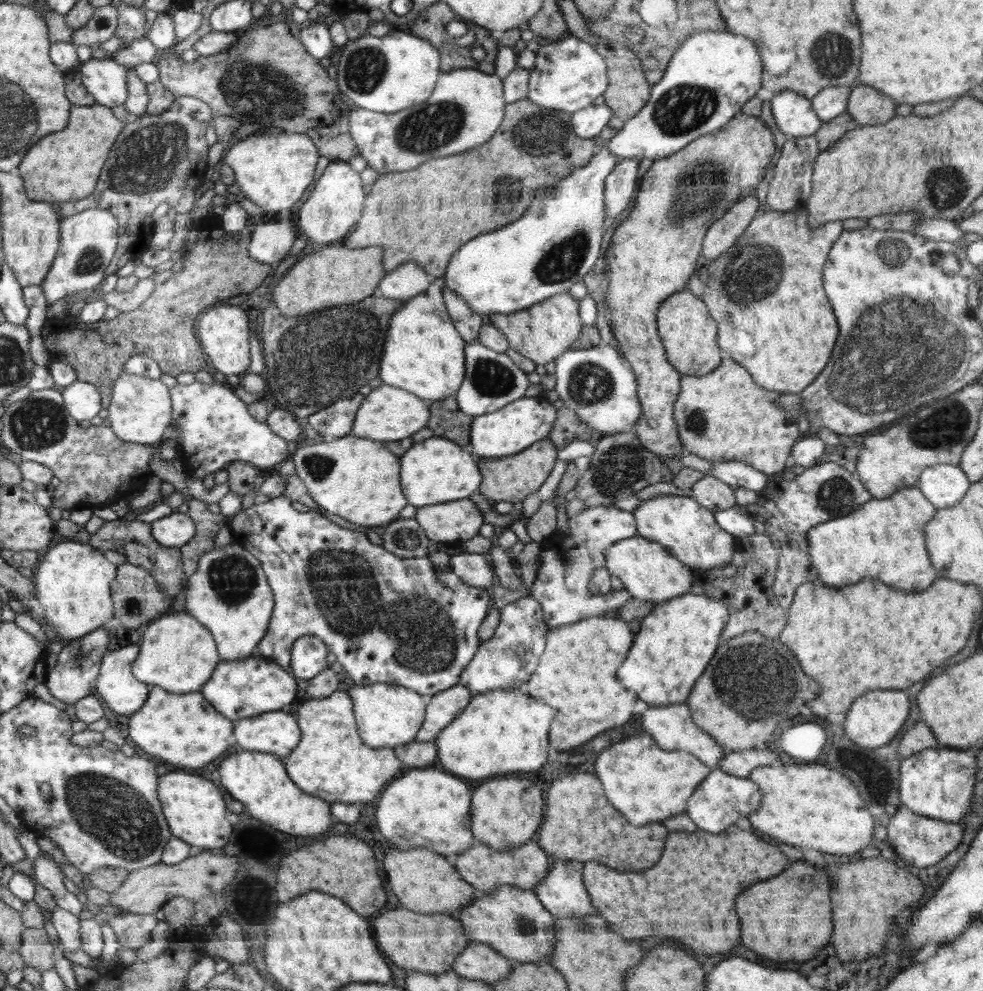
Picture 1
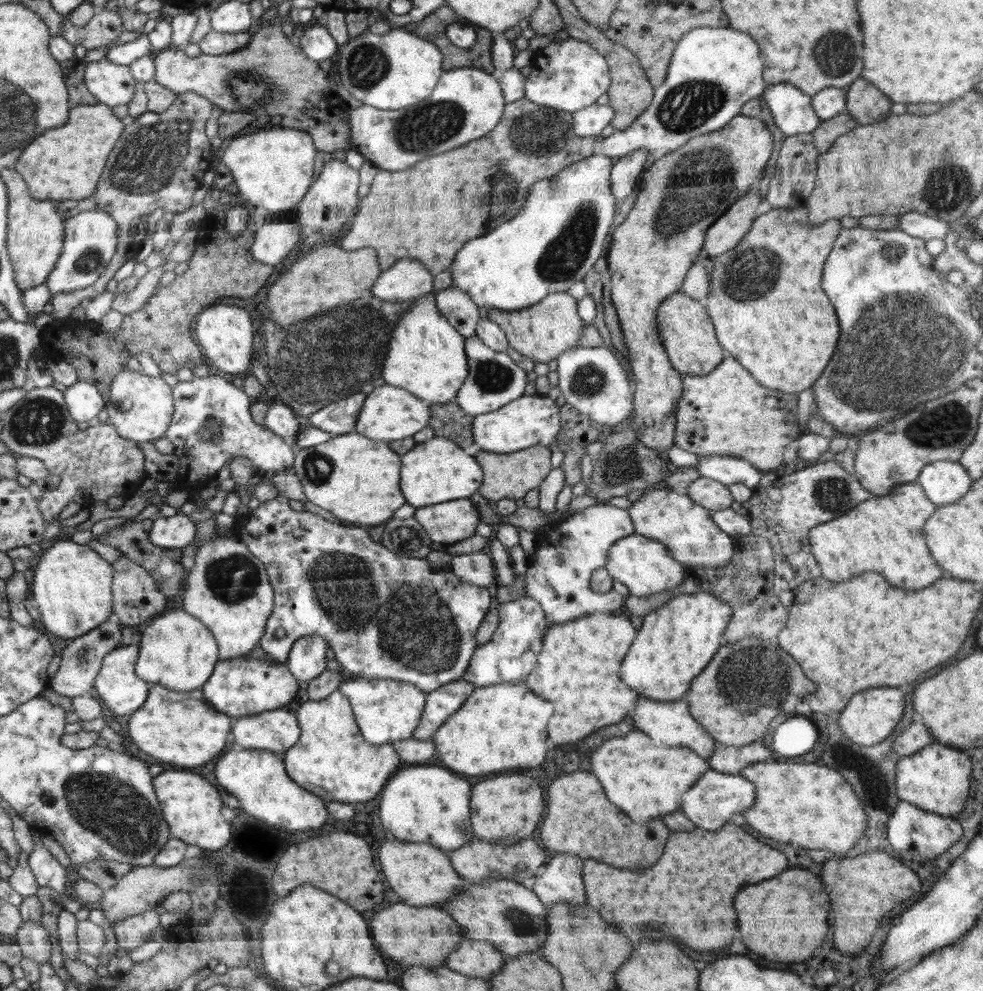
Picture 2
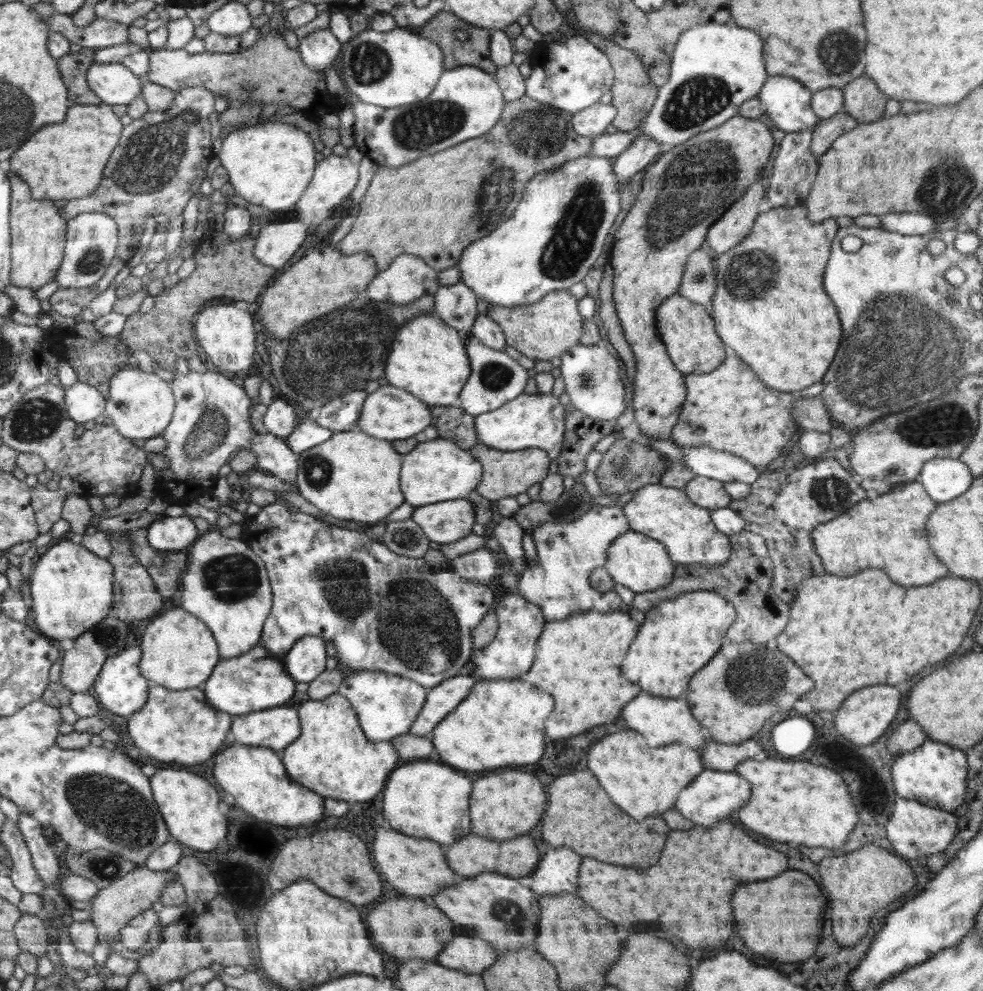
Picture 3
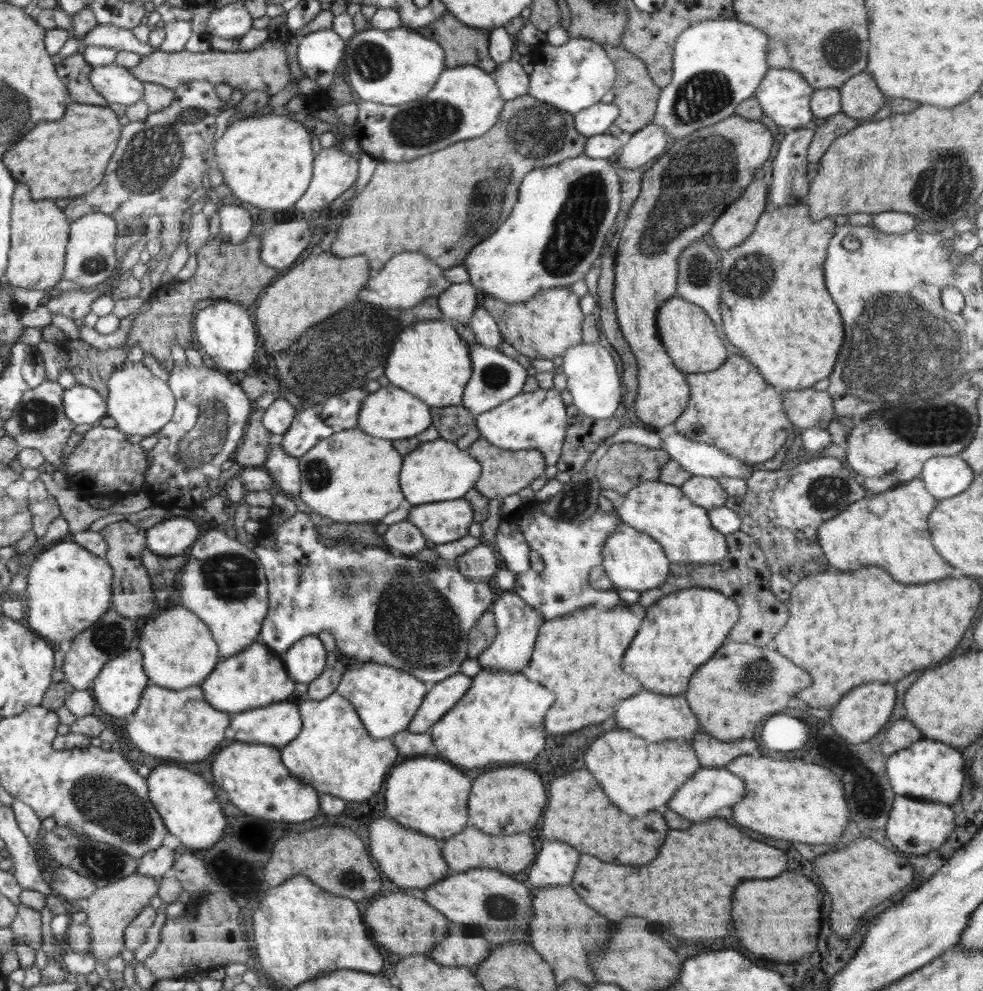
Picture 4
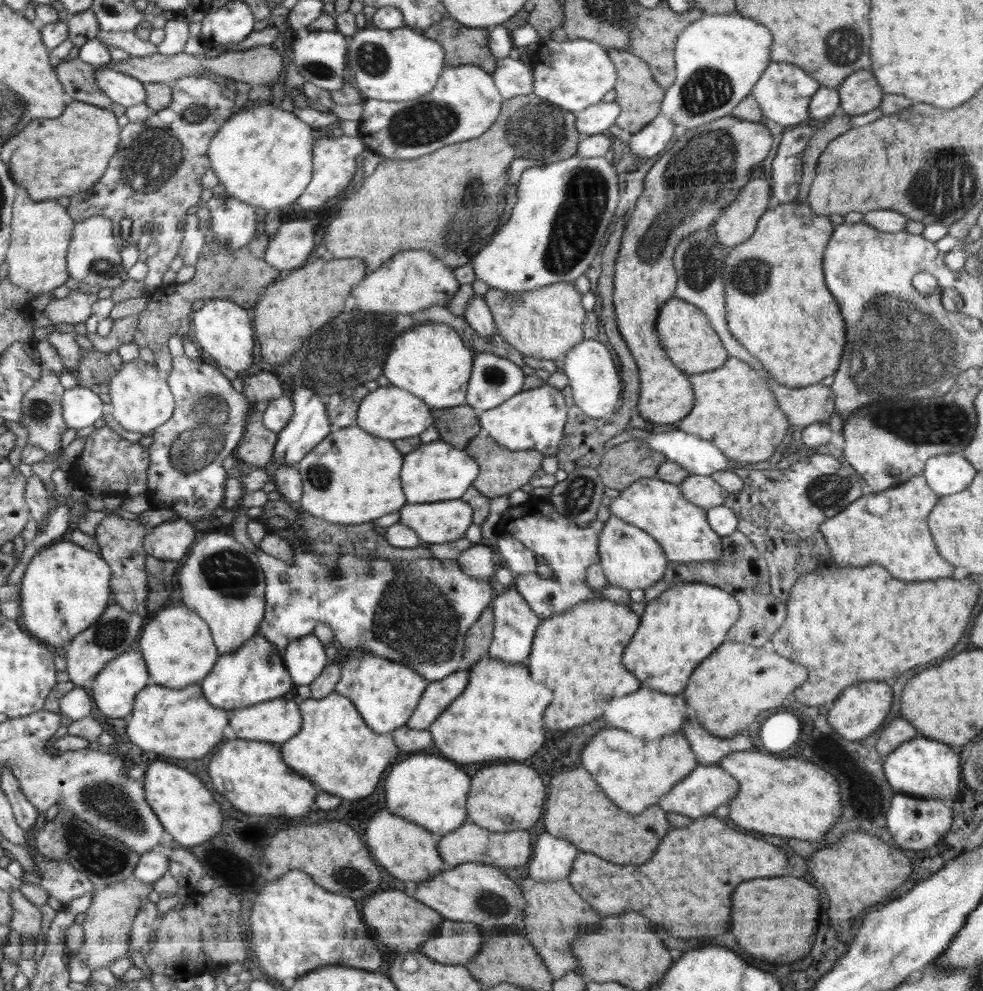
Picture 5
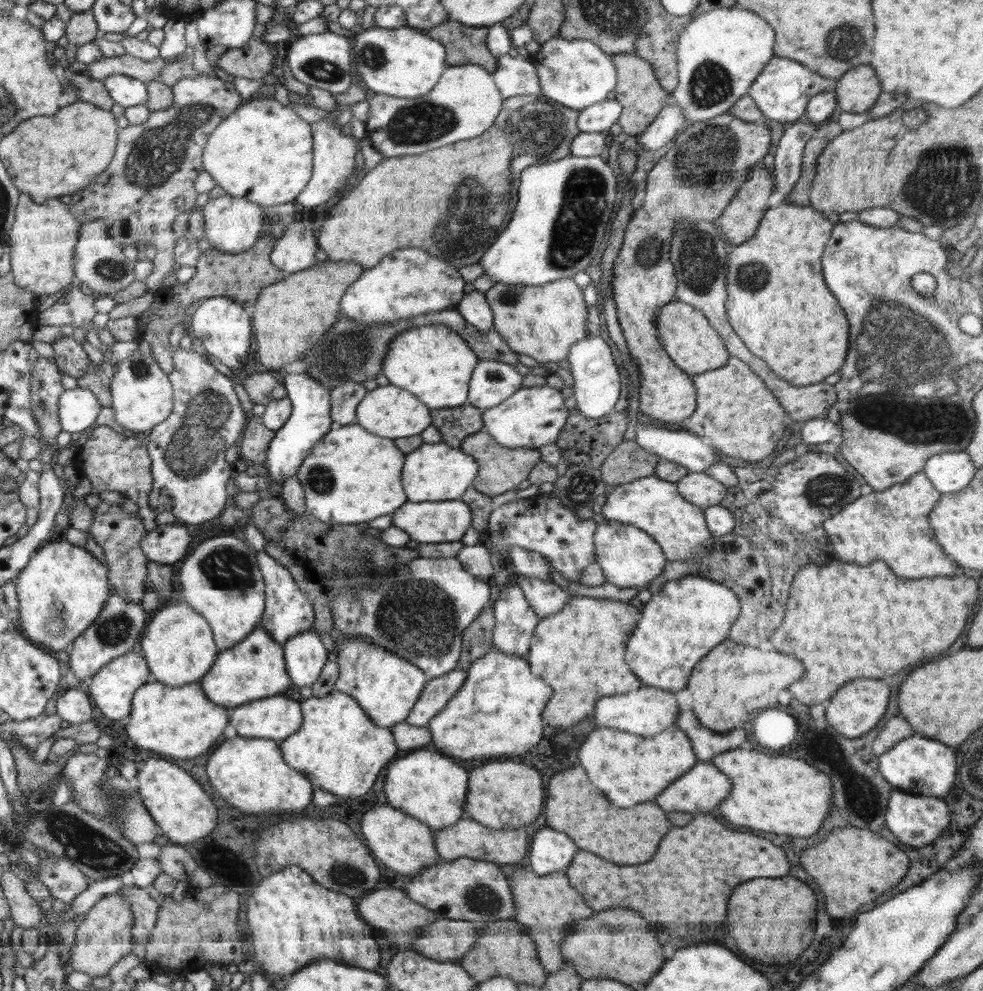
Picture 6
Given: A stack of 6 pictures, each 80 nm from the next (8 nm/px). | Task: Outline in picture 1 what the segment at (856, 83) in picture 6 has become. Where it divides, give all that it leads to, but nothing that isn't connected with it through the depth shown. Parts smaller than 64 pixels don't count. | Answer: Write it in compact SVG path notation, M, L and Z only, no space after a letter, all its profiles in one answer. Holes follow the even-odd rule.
M855 86L851 89L847 112L860 126L884 125L899 114L900 105L890 96L870 88L870 86Z

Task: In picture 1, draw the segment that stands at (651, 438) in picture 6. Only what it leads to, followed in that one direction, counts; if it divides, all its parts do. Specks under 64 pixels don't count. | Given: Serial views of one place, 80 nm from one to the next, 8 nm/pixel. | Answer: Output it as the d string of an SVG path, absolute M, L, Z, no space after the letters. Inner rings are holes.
M736 460L730 462L713 462L708 476L716 478L733 489L747 488L760 493L768 485L768 478L749 464Z

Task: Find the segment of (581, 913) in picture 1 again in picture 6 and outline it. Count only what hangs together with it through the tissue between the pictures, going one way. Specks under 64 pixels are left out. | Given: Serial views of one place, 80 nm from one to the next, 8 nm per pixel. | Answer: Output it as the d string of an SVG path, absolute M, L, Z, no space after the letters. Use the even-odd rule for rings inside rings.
M549 826L542 827L529 843L526 861L534 874L544 876L566 870L578 846L562 832L554 832Z

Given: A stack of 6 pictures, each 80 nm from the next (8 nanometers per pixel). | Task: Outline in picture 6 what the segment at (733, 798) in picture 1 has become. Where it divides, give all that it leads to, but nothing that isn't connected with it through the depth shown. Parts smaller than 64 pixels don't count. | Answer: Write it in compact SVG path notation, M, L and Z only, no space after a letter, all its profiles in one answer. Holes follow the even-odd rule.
M697 761L656 798L666 812L711 812L730 794L732 781L710 762Z

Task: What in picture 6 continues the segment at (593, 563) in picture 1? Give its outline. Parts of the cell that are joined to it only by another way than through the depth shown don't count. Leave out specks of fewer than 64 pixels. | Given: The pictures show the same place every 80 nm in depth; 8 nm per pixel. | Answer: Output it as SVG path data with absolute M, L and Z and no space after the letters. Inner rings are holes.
M554 492L537 493L525 500L512 500L503 506L494 507L489 516L486 534L481 542L491 550L499 552L505 558L509 570L507 550L519 546L534 552L539 552L548 559L548 562L564 576L564 580L579 582L585 566L597 562L594 532L597 522L593 519L584 520L560 504ZM519 576L515 582L522 589L532 611L541 619L552 616L566 607L572 596L554 581L543 581L539 578Z

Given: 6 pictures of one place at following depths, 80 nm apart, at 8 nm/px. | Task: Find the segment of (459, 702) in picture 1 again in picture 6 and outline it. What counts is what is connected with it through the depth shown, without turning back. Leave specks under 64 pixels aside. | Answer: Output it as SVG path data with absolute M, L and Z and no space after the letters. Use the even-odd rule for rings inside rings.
M456 668L427 681L418 702L408 713L405 722L412 726L426 726L448 701L460 690L467 679L467 671Z

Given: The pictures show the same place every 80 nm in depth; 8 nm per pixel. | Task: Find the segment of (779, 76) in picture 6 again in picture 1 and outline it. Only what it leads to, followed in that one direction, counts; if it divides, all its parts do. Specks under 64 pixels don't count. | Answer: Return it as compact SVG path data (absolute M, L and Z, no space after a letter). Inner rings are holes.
M783 90L770 100L778 129L791 137L812 136L823 121L813 111L811 99L790 90Z

